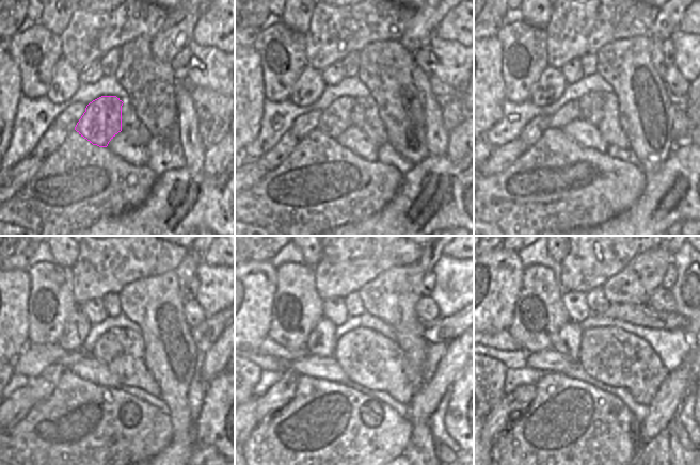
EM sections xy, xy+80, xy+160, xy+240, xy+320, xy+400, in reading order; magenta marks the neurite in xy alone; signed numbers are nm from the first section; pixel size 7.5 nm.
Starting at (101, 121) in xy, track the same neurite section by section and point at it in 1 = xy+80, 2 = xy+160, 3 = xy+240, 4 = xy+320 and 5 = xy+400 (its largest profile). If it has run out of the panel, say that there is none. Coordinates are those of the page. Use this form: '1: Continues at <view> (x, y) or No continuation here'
1: Continues at xy+80 (335, 118)
2: Continues at xy+160 (571, 111)
3: Continues at xy+240 (73, 357)
4: Continues at xy+320 (268, 348)
5: Continues at xy+400 (500, 340).

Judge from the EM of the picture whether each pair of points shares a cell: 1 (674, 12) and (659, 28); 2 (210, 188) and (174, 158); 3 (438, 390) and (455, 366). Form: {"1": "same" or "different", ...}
{"1": "same", "2": "different", "3": "same"}

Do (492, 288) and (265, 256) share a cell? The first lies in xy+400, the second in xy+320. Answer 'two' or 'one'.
two

